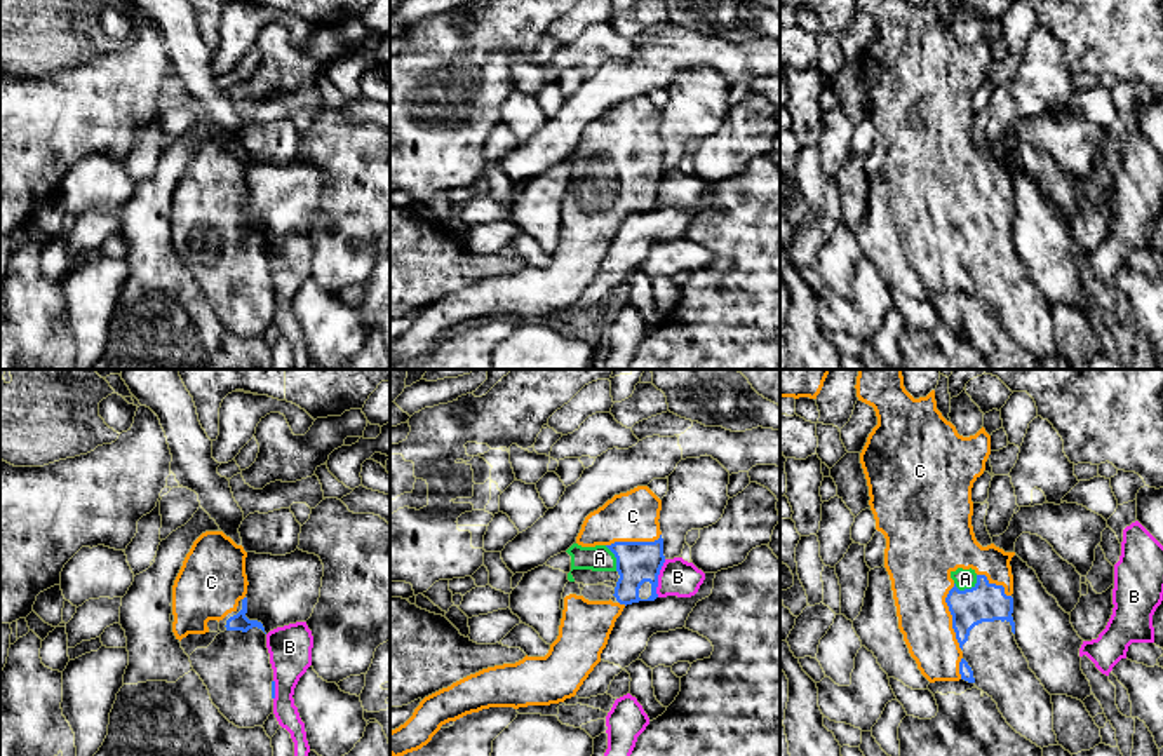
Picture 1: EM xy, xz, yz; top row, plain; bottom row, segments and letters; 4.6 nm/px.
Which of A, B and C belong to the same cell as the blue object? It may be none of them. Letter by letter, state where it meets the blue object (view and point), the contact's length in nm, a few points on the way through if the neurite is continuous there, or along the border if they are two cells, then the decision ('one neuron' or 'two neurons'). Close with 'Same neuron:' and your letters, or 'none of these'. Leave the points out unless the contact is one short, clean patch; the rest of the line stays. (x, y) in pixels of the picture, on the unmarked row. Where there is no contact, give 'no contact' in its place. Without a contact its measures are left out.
A: meets blue in yz at (968, 199); contact 120 nm long; one neuron
B: meets blue in xz at (657, 188); contact 180 nm long; border along xz (665, 169), (658, 185), (657, 206); two neurons
C: meets blue in yz at (953, 227); contact 300 nm long; one neuron
Same neuron: A, C

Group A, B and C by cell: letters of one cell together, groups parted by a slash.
A C / B

